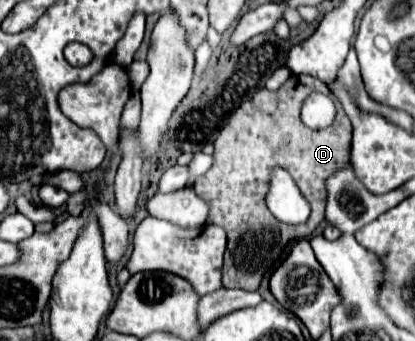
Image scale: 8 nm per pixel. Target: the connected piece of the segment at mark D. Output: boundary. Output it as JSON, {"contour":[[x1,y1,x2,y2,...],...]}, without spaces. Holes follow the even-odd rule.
{"contour":[[291,75,289,81,279,91,271,93,267,89,261,89,251,99,245,99,242,105,231,111,229,123,219,131,217,139,213,142,213,155,215,155,213,167,205,175,201,175,193,185,197,195,201,195,201,199,205,199,209,203,209,209,211,209,209,221,217,223,227,233,227,251,225,251,225,265,223,265,223,271,225,271,223,287,237,287,237,289,257,291,263,277,267,273,271,273,275,267,279,267,287,259,287,255,291,253,293,243,311,237,311,233,325,219,325,205,327,205,325,181,331,175,335,175,337,171,341,171,349,163,351,123,349,123,347,115,343,113,341,105,337,103,335,121,327,129,313,131,313,129,305,127,303,121,301,121,301,105,313,91,323,93,323,95,331,95,327,85,321,83,319,79,313,79,309,75],[275,167,287,169,289,175,293,177,293,181,297,183,299,191,303,193,303,197,309,201,311,217,309,217,309,221,305,225,279,223,271,215,271,211,267,209,265,197,267,197,267,191,269,191,271,171]]}

